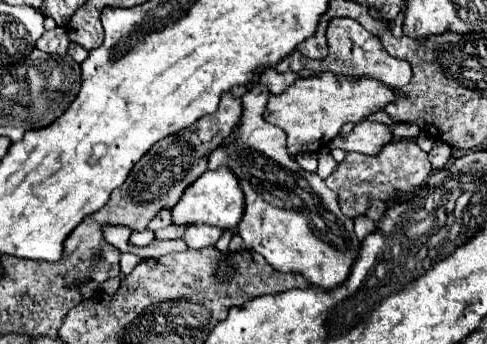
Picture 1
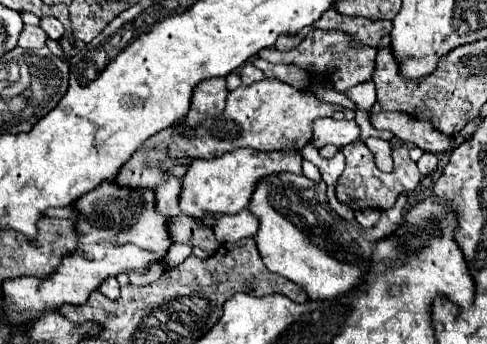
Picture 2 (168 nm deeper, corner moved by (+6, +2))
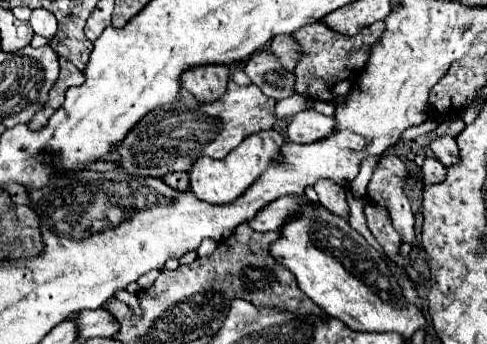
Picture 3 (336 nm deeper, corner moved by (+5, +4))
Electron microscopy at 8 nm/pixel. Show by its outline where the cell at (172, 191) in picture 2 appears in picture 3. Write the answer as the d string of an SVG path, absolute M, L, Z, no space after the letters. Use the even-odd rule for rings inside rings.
M171 172L163 180L175 190L187 190L189 188L189 174L187 172Z

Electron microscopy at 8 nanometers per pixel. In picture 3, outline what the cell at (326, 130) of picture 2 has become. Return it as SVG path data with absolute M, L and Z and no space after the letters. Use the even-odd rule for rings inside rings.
M303 110L295 116L285 118L287 122L287 138L297 144L309 144L325 138L335 128L335 120L323 116L315 110Z

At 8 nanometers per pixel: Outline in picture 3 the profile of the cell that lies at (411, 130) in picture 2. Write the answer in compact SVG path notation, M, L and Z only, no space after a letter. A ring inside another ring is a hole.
M441 136L441 138L435 138L431 142L431 152L435 154L435 158L443 164L443 166L453 166L457 160L459 160L459 148L457 148L457 142L455 138L451 136Z

